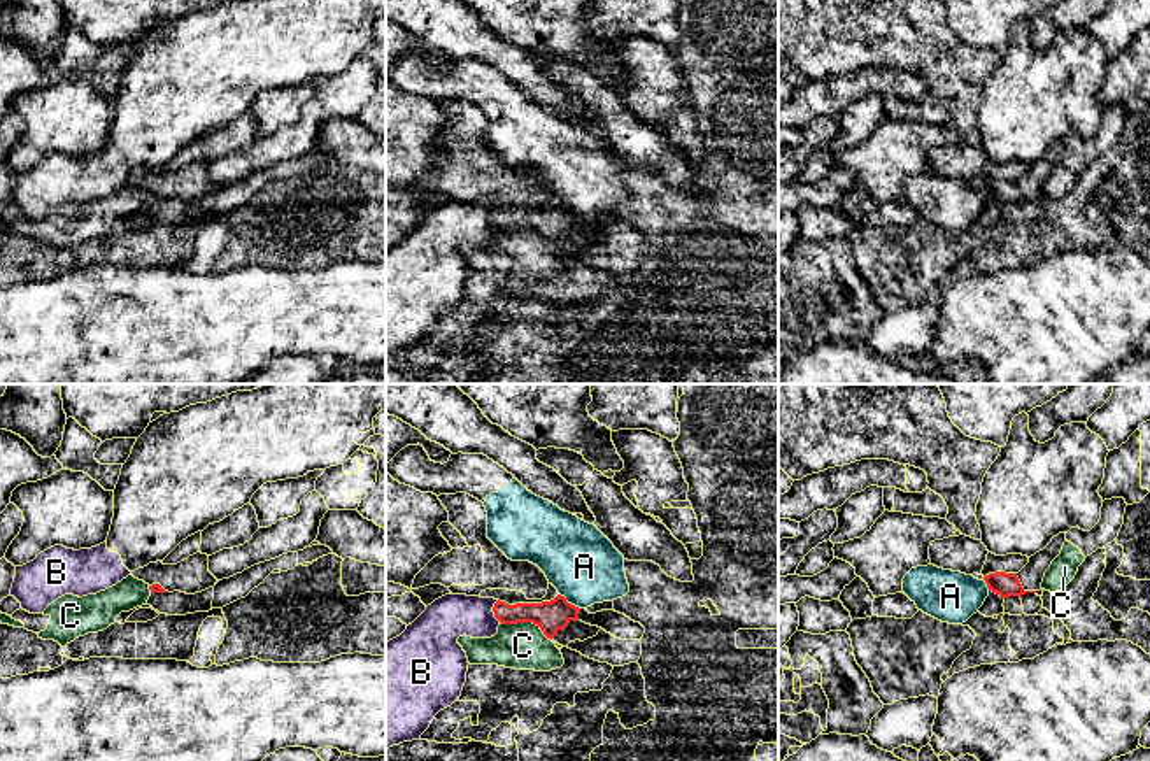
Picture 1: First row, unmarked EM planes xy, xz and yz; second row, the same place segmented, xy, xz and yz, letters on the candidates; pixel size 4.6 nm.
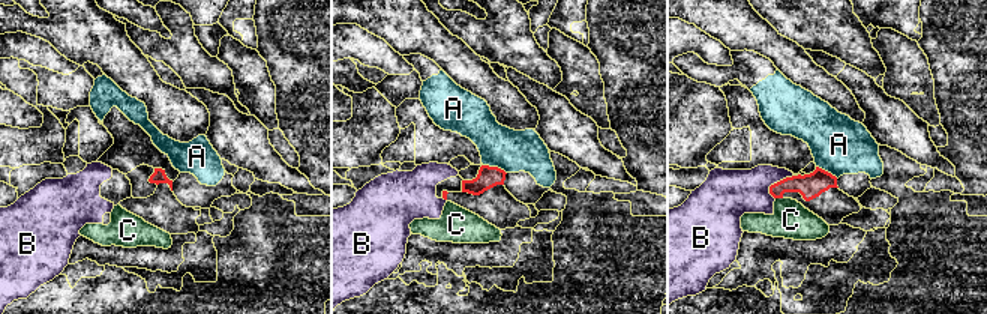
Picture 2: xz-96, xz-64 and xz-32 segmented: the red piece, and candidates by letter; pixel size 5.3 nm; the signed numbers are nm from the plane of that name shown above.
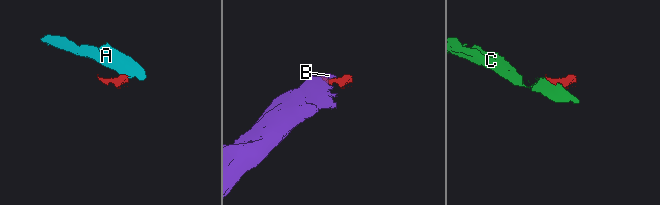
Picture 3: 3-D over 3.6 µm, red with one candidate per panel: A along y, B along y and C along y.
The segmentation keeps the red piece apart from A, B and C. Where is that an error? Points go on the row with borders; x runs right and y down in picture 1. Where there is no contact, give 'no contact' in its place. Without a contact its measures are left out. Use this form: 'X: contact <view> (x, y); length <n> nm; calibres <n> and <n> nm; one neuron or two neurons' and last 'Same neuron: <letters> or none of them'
A: contact xz (570, 604); length 120 nm; calibres 140 and 320 nm; two neurons
B: contact xz (493, 611); length 110 nm; calibres 130 and 200 nm; two neurons
C: contact xz (525, 621); length 240 nm; calibres 140 and 220 nm; two neurons
Same neuron: none of them

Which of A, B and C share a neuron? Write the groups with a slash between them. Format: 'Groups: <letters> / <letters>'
Groups: A / B / C

